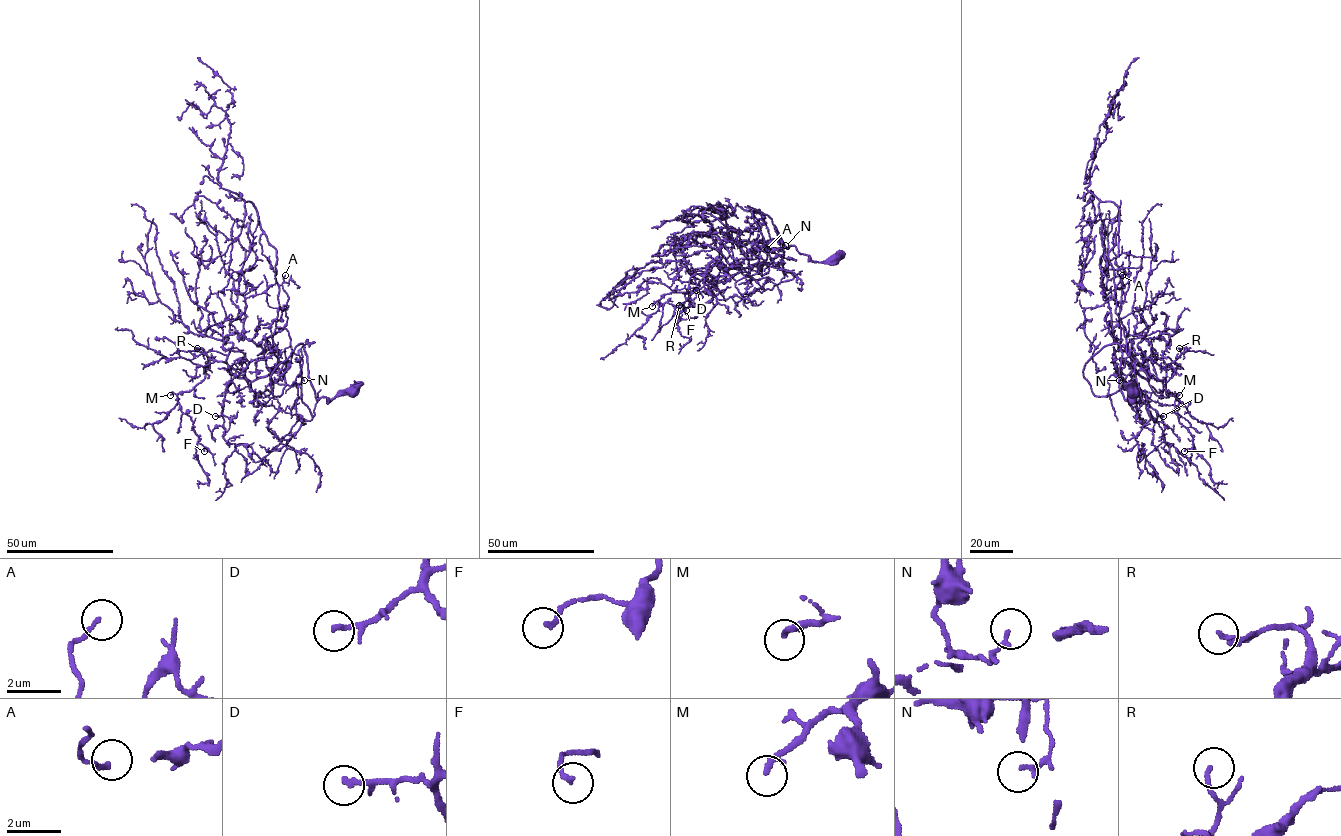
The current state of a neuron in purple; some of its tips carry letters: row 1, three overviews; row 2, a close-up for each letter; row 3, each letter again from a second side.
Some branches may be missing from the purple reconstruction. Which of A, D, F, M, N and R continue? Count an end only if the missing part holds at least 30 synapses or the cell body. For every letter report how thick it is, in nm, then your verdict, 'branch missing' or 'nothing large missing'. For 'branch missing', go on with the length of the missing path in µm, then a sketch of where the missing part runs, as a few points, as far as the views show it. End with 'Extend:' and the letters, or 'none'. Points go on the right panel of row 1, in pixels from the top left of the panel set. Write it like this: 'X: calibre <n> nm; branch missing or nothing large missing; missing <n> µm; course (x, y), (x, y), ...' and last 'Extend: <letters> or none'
A: calibre 170 nm; nothing large missing
D: calibre 140 nm; nothing large missing
F: calibre 190 nm; nothing large missing
M: calibre 200 nm; branch missing; missing 40 µm; course (1179, 395), (1193, 394), (1201, 385), (1216, 390), (1218, 385)
N: calibre 170 nm; nothing large missing
R: calibre 160 nm; nothing large missing
Extend: M

